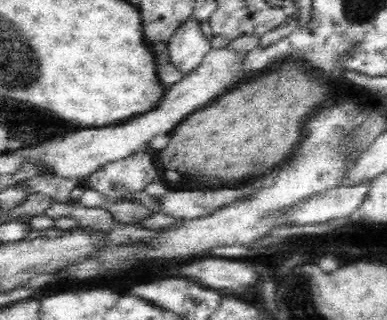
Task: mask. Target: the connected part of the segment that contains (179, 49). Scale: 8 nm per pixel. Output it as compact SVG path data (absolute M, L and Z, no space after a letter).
M186 14L186 16L180 20L180 24L176 26L176 30L172 31L166 40L171 60L184 67L184 74L190 71L192 67L195 67L200 57L211 47L208 34L202 30L202 23L203 22L198 19L195 14Z

